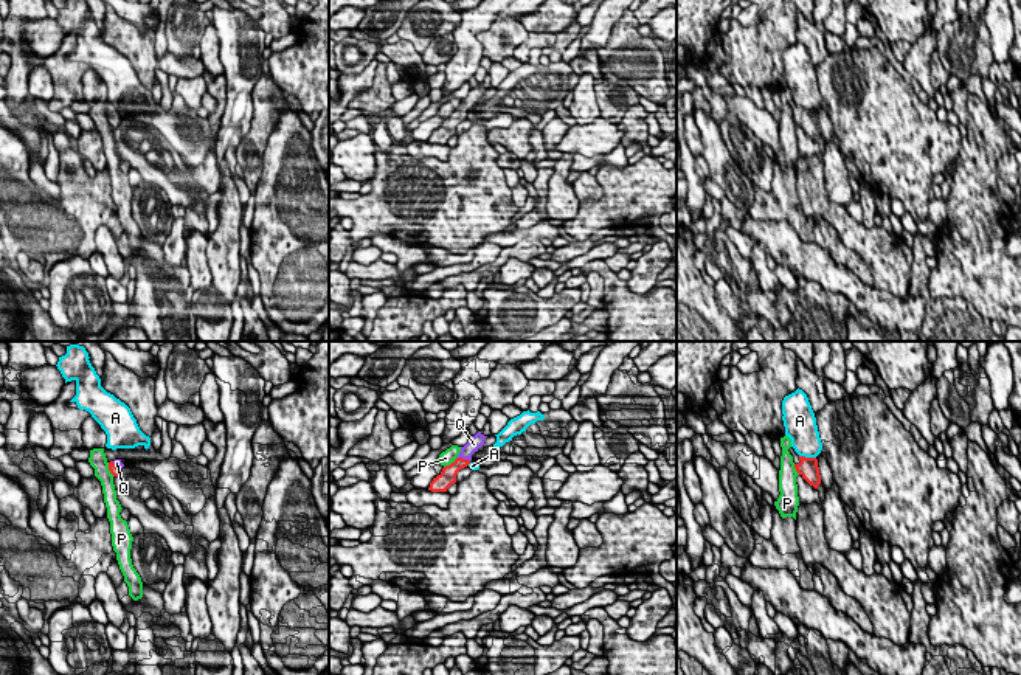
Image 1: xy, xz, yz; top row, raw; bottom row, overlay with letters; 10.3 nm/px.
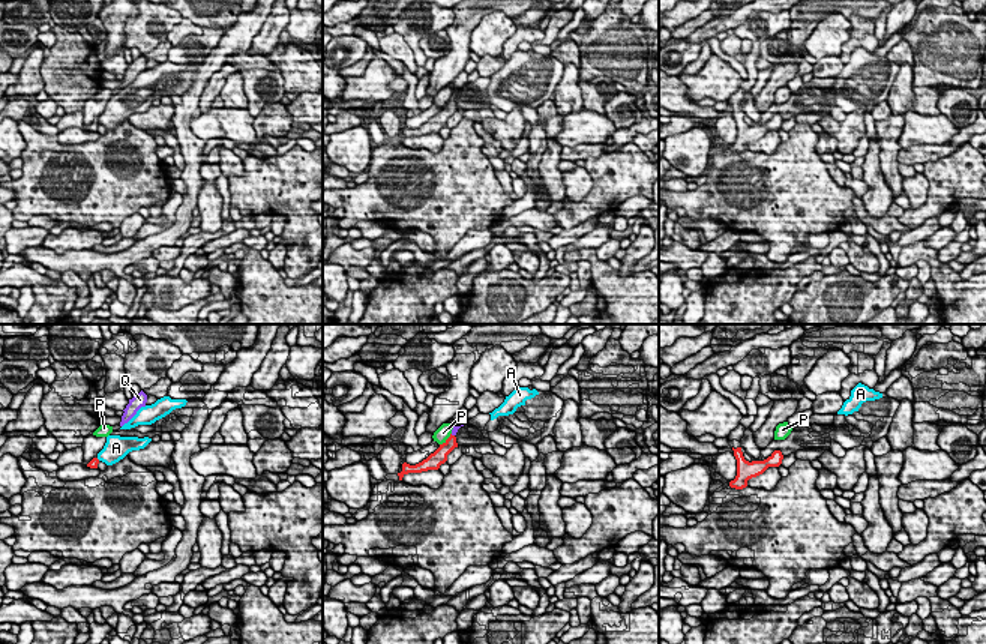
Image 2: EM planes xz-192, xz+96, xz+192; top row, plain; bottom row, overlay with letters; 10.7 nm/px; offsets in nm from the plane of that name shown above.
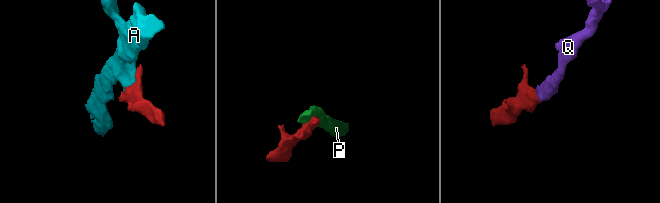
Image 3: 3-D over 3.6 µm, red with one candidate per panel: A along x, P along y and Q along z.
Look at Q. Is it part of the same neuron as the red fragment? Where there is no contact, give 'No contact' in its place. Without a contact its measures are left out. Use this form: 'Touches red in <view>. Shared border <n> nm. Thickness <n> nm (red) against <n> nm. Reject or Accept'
Touches red in xz. Shared border 140 nm. Thickness 170 nm (red) against 140 nm. Accept

